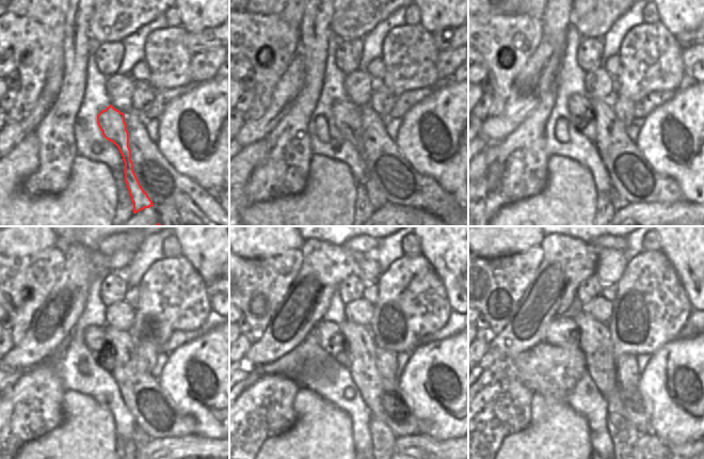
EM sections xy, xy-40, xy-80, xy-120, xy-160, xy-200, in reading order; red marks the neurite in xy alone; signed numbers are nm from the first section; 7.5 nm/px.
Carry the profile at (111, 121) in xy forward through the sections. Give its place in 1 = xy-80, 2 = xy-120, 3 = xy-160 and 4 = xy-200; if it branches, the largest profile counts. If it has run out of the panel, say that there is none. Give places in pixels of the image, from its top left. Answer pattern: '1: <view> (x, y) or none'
1: xy-80 (580, 108)
2: xy-120 (94, 336)
3: xy-160 (330, 337)
4: xy-200 (562, 331)

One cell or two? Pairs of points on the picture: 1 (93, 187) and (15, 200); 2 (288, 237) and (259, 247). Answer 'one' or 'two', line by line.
1: one
2: one

